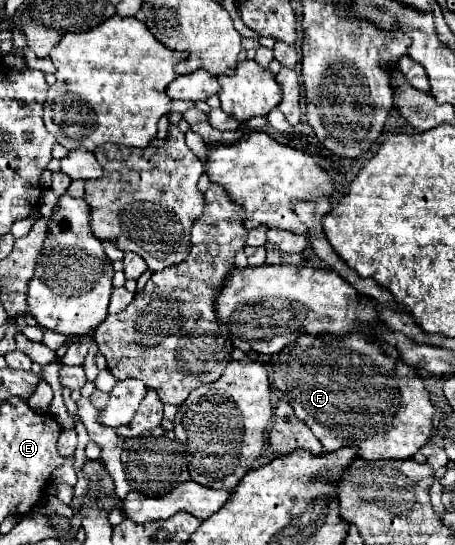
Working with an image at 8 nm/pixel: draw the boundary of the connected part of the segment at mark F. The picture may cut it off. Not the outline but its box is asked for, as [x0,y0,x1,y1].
[261,336,433,460]

